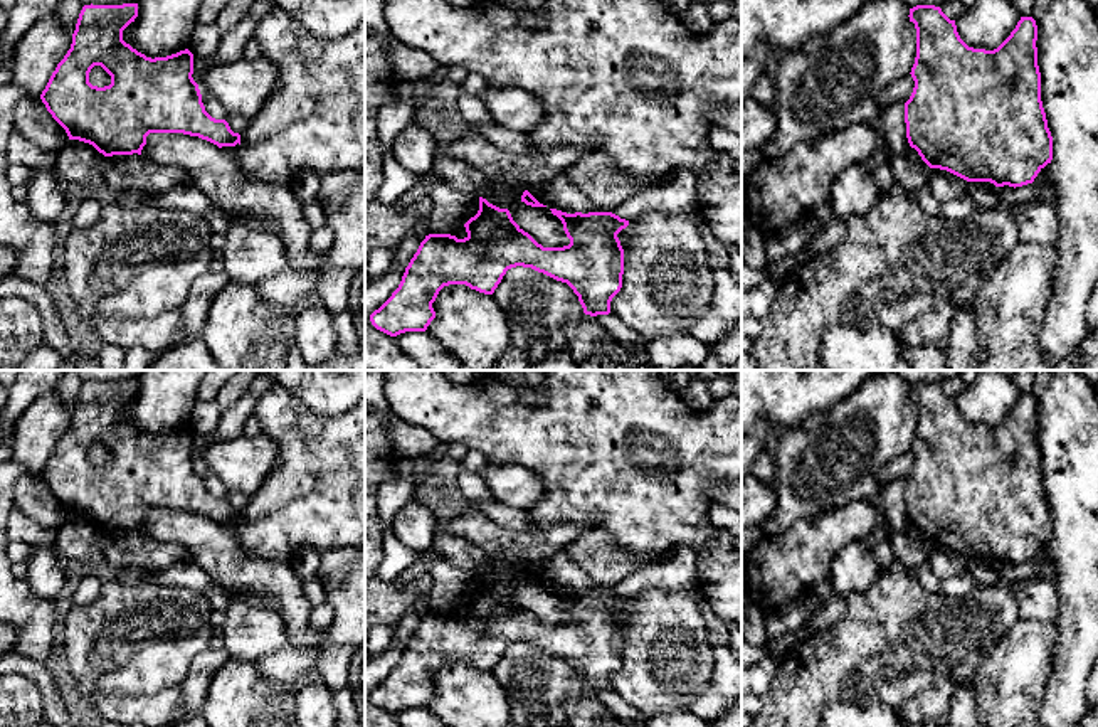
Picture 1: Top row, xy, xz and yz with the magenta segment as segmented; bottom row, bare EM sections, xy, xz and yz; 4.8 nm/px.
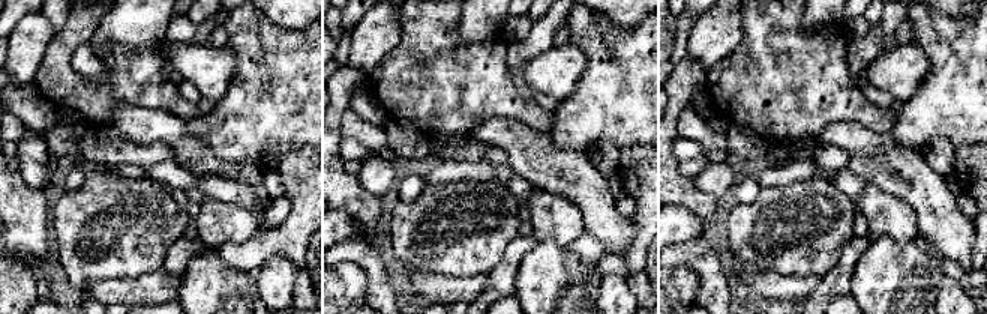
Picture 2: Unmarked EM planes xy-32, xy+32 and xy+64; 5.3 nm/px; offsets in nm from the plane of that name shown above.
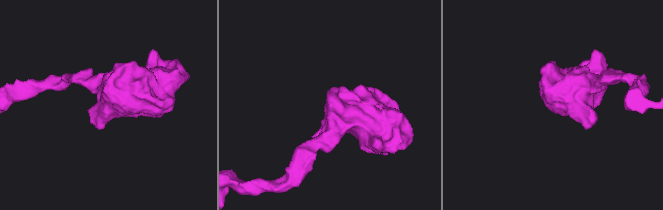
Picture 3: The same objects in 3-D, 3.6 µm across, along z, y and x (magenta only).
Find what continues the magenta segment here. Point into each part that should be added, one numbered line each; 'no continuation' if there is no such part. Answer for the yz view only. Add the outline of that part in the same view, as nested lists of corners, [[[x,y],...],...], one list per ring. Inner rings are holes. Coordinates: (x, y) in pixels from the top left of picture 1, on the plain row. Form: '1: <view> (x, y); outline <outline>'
no continuation

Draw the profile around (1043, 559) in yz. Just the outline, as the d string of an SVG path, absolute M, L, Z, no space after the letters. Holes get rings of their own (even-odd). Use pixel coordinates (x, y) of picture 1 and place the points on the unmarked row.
M1046 544L1041 545L1032 562L1036 562L1041 567L1041 572L1036 579L1054 579L1056 577L1056 565L1049 555Z

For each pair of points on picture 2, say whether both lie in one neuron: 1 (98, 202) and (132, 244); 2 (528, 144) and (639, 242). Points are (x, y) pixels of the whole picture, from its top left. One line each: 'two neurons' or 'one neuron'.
1: one neuron
2: two neurons

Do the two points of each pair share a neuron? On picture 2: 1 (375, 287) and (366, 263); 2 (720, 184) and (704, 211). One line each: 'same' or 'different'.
1: same
2: different

